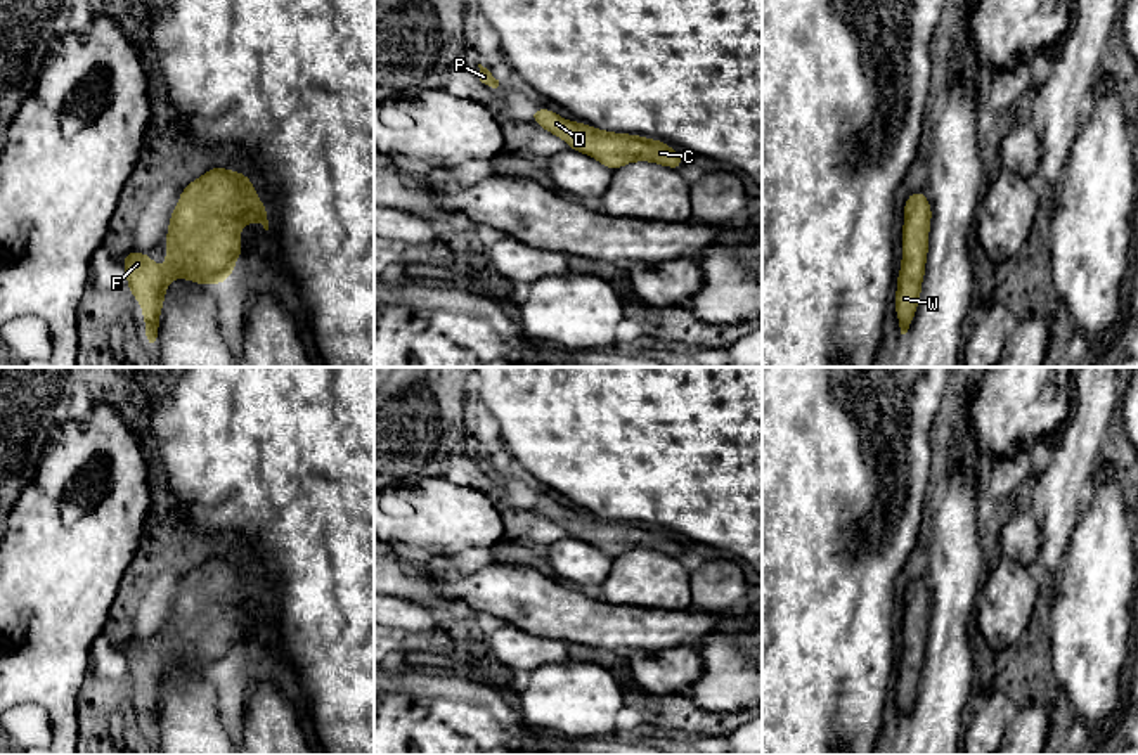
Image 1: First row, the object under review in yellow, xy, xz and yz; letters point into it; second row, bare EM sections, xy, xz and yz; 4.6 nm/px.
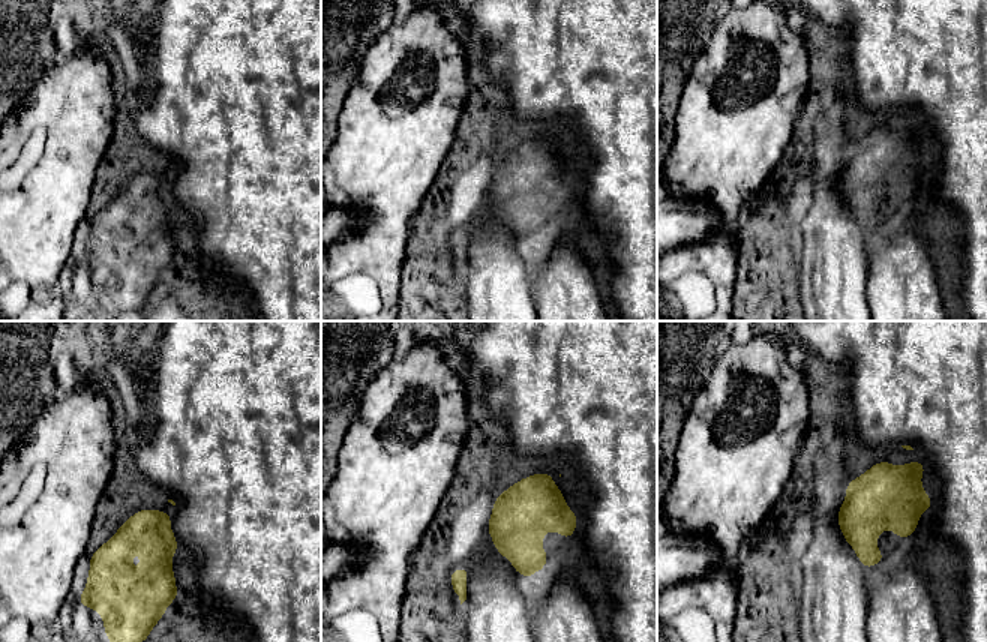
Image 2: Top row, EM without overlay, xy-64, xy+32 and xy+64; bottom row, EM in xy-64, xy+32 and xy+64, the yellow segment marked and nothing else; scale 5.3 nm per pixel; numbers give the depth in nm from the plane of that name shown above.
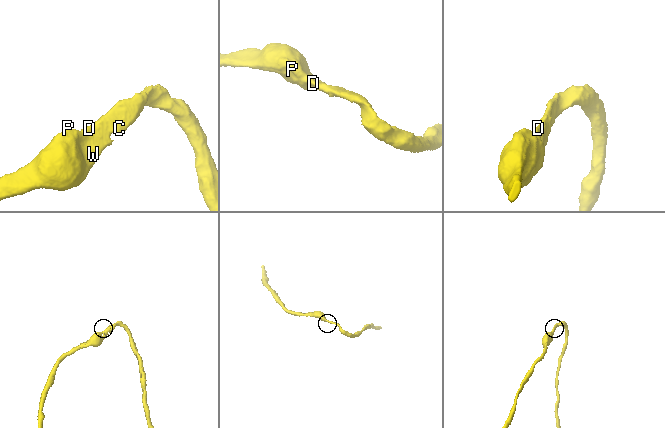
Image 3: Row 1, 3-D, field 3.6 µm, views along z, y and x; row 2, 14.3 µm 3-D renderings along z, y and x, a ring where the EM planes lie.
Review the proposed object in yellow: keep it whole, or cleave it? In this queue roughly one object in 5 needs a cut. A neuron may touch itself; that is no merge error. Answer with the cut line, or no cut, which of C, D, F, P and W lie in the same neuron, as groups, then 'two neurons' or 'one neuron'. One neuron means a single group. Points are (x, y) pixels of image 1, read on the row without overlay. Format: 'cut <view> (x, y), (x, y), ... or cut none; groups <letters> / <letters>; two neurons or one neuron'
cut none; groups C D F P W; one neuron

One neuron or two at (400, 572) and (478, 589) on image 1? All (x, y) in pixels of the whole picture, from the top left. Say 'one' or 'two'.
one

